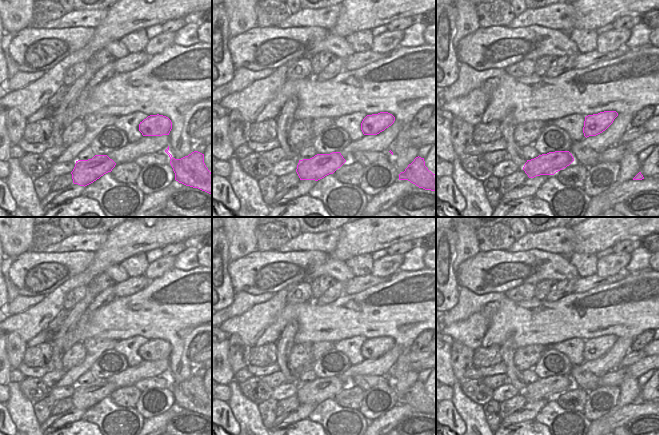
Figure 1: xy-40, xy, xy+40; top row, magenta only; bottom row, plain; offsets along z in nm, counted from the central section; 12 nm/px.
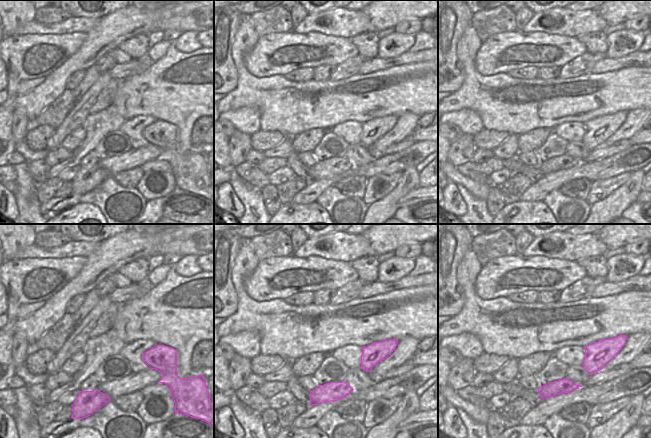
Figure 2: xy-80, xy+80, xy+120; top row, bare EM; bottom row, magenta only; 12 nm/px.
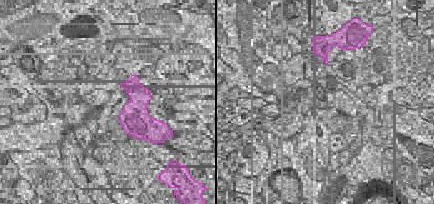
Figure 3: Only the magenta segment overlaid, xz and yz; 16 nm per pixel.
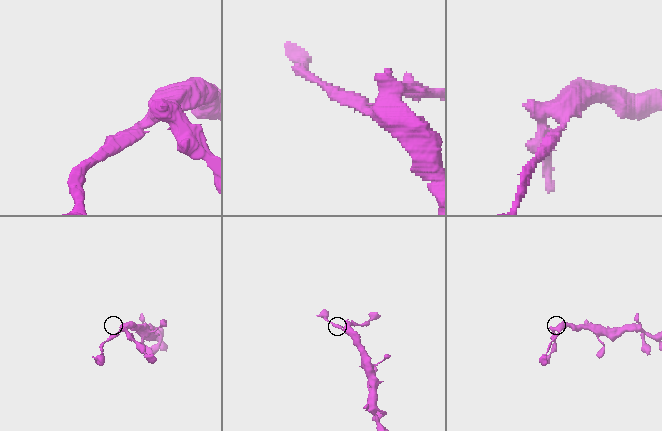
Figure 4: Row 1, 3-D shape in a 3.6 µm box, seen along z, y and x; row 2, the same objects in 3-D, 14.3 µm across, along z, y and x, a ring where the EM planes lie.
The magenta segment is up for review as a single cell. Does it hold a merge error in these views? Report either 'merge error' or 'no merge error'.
merge error

